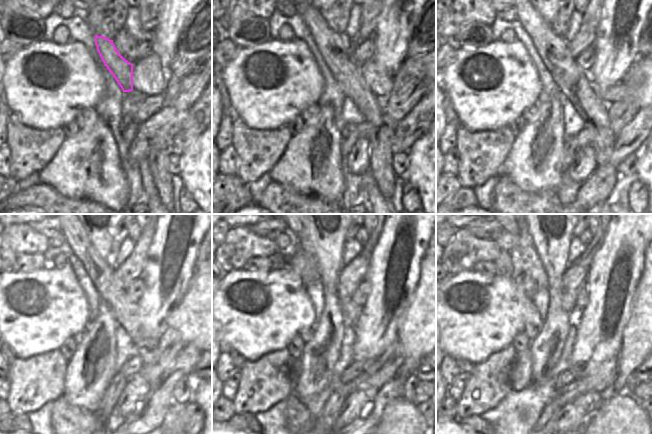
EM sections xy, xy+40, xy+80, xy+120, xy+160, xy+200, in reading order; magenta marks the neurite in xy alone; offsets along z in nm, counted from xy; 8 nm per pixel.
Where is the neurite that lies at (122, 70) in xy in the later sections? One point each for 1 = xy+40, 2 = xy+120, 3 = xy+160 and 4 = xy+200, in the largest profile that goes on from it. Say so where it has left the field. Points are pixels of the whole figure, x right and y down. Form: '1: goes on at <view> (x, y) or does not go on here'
1: goes on at xy+40 (338, 58)
2: goes on at xy+120 (103, 276)
3: goes on at xy+160 (299, 234)
4: goes on at xy+200 (575, 315)

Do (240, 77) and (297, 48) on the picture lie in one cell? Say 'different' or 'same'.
same

